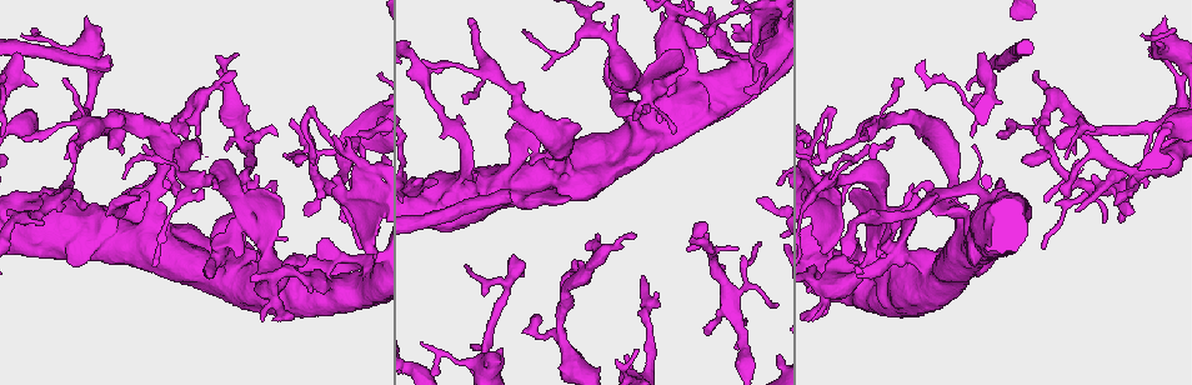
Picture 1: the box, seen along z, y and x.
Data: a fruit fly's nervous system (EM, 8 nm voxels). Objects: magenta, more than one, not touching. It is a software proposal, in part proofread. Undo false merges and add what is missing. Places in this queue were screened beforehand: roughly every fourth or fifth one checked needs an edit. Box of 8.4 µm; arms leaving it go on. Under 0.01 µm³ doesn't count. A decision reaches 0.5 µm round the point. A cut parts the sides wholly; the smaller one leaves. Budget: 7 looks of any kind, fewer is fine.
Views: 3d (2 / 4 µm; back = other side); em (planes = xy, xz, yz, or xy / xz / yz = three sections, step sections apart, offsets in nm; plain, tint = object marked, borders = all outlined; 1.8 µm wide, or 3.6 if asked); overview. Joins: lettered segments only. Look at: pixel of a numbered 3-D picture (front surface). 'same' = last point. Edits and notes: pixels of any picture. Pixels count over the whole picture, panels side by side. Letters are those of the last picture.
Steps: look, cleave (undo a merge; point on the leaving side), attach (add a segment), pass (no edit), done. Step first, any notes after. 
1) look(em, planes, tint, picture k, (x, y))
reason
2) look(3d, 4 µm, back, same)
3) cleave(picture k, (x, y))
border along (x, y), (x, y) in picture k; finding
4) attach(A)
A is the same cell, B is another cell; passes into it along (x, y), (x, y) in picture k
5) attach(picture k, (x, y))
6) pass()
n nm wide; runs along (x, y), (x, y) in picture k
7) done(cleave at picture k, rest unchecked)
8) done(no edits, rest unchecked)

look(em, planes, tint, picture 1, (1081, 123))
abrupt turn

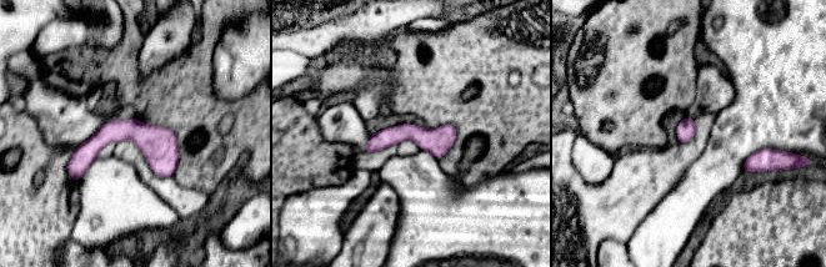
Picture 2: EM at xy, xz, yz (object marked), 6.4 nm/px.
look(em, planes, borders, same)
see the neighbours

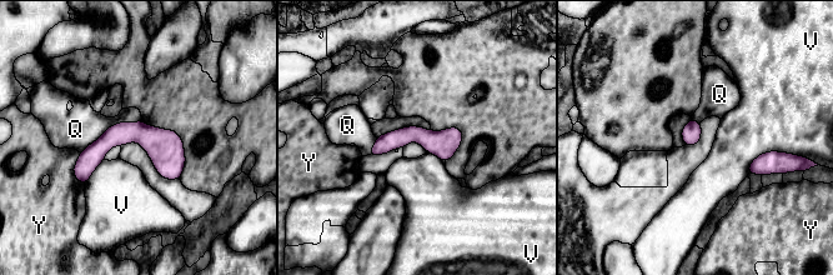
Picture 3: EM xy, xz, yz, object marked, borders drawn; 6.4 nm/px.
pass()
Q, V and Y are other cells; runs along (180, 144), (115, 135), (79, 176) in picture 3; continuous, no second neuron

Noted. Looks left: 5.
look(em, planes, borders, picture 1, (110, 65))
free end

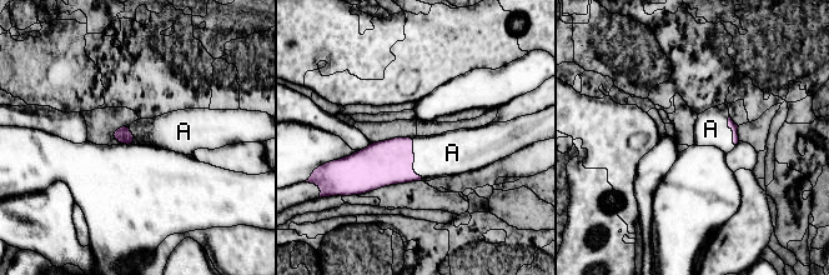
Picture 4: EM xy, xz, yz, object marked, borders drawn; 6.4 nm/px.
attach(A)
A is the same cell; the neuron continues

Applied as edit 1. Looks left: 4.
look(em, 3.6 µm, yz, step 4, tint, picture 1, (159, 231))
thick turns thin

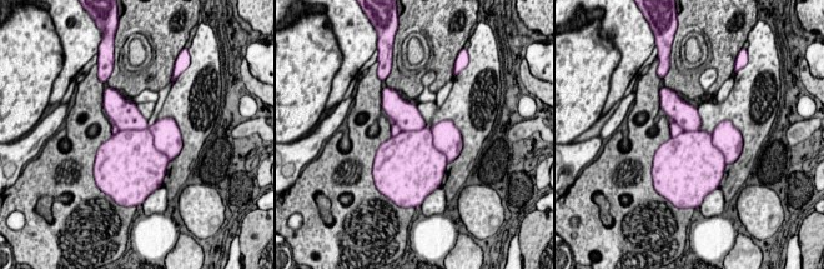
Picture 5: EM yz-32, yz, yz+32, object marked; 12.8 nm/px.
look(em, 3.6 µm, planes, borders, same)
cut it another way

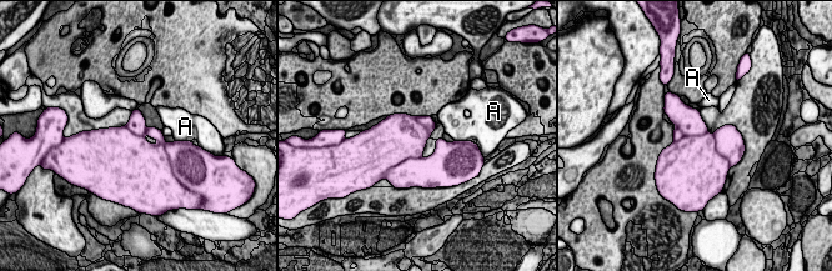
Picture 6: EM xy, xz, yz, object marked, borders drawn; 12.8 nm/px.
cleave(picture 6, (415, 171))
550 nm wide; A is another cell; the part that leaves runs along (135, 113), (171, 151) in picture 6; two neurons meet here

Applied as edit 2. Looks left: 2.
done(attach at picture 4, cleave at picture 6, rest unchecked)

